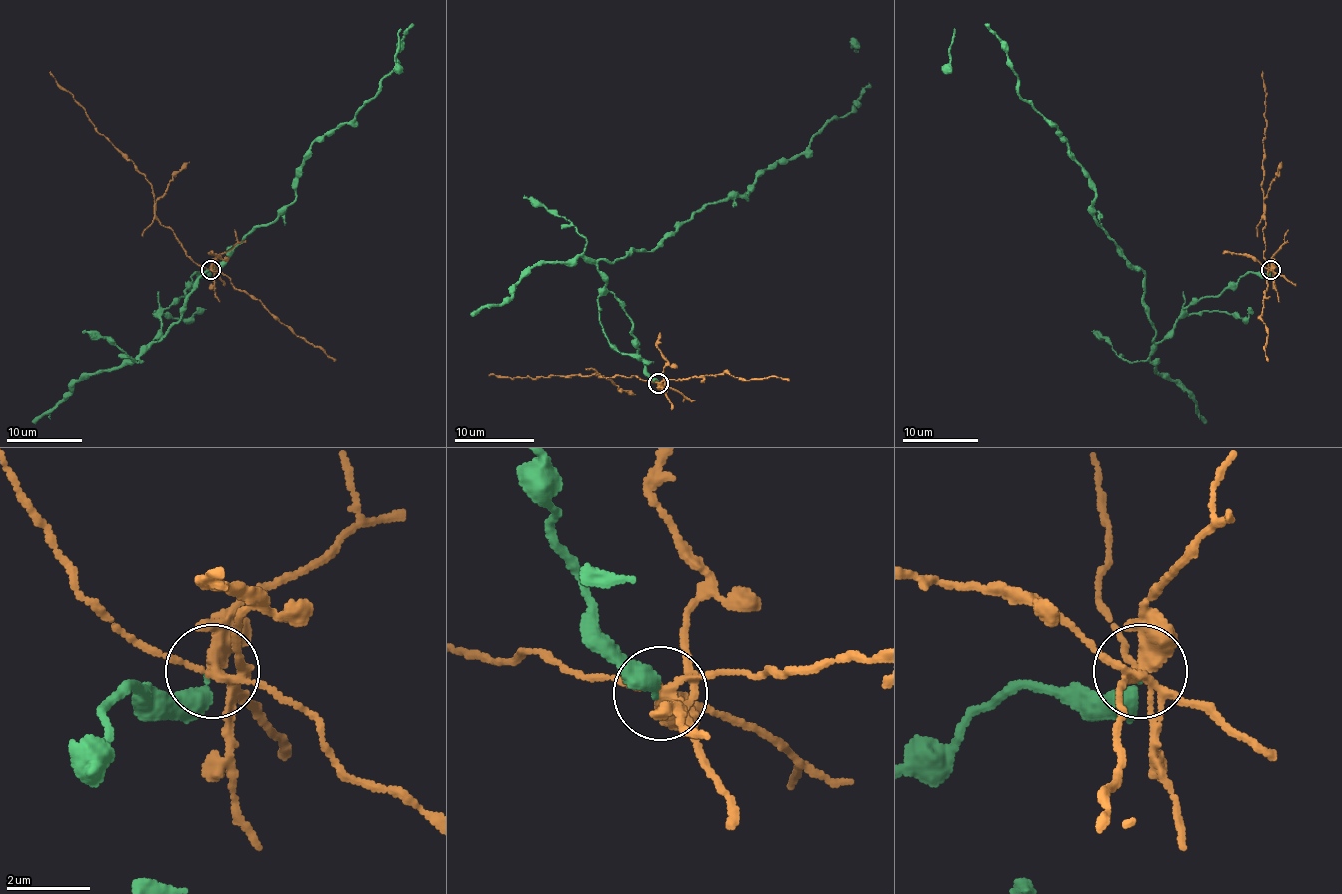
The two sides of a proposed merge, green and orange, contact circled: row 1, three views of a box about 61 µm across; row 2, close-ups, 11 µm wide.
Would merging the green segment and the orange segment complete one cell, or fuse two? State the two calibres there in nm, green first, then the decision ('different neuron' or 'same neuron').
calibres 320 and 280 nm; different neuron

